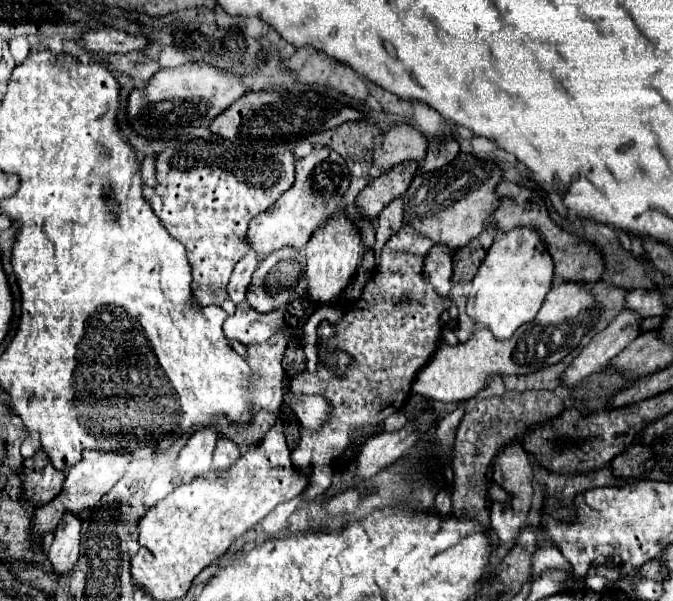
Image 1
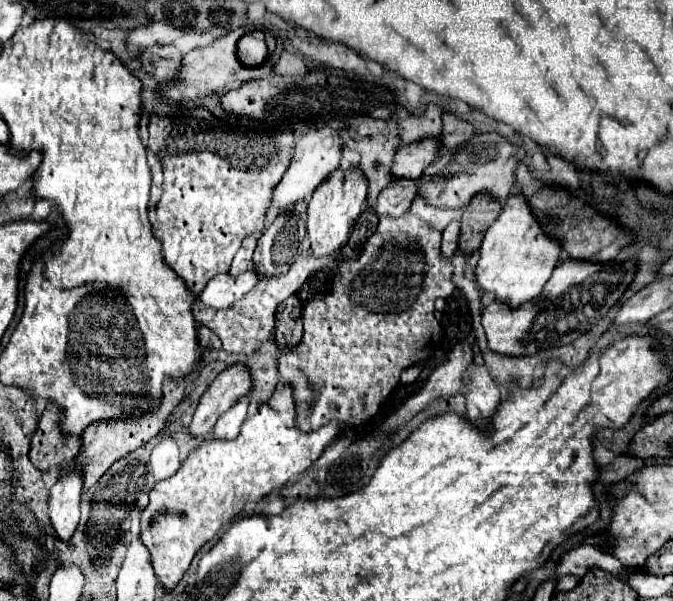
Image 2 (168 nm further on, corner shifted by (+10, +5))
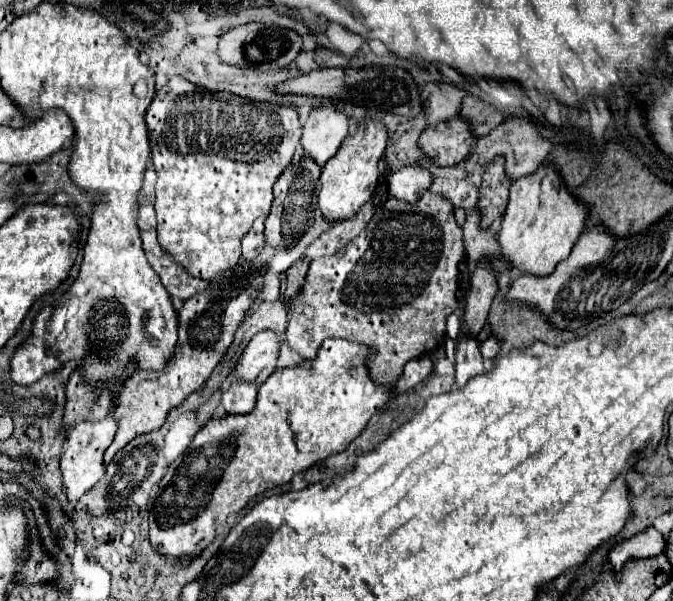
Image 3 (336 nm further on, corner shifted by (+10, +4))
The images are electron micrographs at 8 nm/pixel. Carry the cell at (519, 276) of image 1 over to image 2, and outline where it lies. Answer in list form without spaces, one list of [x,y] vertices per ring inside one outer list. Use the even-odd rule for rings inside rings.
[[[517,193],[507,199],[503,211],[487,229],[479,253],[475,271],[479,289],[485,293],[495,293],[495,299],[499,301],[517,305],[541,295],[543,285],[549,281],[559,261],[561,243],[541,229],[541,223],[531,211],[527,199]]]

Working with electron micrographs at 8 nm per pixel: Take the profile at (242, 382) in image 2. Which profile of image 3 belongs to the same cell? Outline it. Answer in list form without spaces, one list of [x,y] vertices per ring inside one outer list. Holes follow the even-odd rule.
[[[271,330],[259,332],[243,348],[237,366],[233,368],[233,380],[245,380],[261,386],[275,370],[279,352],[279,340]]]

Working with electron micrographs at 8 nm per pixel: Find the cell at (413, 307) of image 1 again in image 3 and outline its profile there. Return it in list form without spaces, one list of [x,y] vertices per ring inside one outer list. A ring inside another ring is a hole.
[[[425,192],[417,204],[389,198],[375,208],[375,216],[367,228],[349,242],[343,252],[311,262],[301,296],[291,306],[287,346],[299,354],[301,362],[309,362],[317,356],[325,338],[343,338],[365,344],[373,350],[365,360],[369,378],[381,386],[395,384],[409,360],[435,350],[445,338],[445,318],[457,308],[455,292],[459,264],[465,252],[461,236],[463,232],[453,218],[453,206],[439,194]]]

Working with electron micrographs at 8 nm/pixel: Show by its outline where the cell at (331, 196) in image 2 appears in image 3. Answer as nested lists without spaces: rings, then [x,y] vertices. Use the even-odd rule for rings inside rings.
[[[367,120],[359,124],[357,134],[353,138],[345,138],[339,152],[323,166],[321,178],[319,178],[319,208],[323,212],[323,218],[337,224],[343,220],[349,220],[363,204],[367,204],[373,196],[373,190],[379,182],[379,160],[383,156],[387,142],[387,132],[381,122]]]

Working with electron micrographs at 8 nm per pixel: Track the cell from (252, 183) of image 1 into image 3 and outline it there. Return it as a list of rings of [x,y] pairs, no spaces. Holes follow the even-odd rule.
[[[175,76],[153,98],[147,110],[151,158],[157,170],[157,238],[173,262],[193,278],[213,280],[219,272],[235,268],[241,258],[241,236],[249,226],[269,214],[273,184],[291,162],[301,124],[293,106],[249,102],[225,92],[205,92],[195,84]]]

